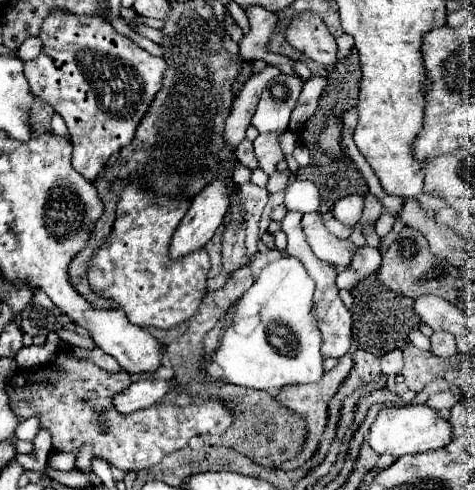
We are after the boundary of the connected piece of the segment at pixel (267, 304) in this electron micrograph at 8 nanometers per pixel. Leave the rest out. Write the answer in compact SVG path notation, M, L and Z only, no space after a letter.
M281 257L269 263L237 301L233 323L225 331L219 347L201 361L201 367L211 363L219 367L217 377L211 379L209 375L203 375L203 381L263 391L319 381L323 377L323 359L319 327L311 313L313 289L311 277L303 277L303 263L299 259Z

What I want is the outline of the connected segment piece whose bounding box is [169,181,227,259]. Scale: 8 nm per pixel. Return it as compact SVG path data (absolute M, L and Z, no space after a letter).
M213 181L203 193L193 197L193 203L179 223L179 229L171 241L171 257L179 259L199 247L203 247L217 227L223 223L227 213L227 185Z

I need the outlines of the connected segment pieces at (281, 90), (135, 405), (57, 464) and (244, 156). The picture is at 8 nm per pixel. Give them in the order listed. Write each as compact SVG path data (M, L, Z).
M279 75L267 83L261 93L255 121L251 123L259 133L279 131L289 125L289 117L297 105L303 81L297 75Z
M143 379L127 387L123 393L119 393L113 399L113 405L121 413L133 413L137 409L149 407L157 401L161 401L171 389L175 381L163 381L163 379Z
M69 453L69 455L51 455L49 461L47 461L47 467L55 469L55 471L73 471L75 469L75 453Z
M245 139L245 141L237 147L237 159L239 159L245 167L249 167L251 171L259 167L259 163L257 163L257 159L255 159L255 153L253 153L253 143L251 143L249 139Z

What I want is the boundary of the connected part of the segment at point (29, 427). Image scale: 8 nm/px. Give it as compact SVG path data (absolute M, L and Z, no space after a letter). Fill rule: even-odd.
M31 417L31 419L25 419L25 421L21 421L19 425L17 425L17 429L15 429L15 437L29 437L29 441L33 441L35 439L35 435L37 435L37 417Z

